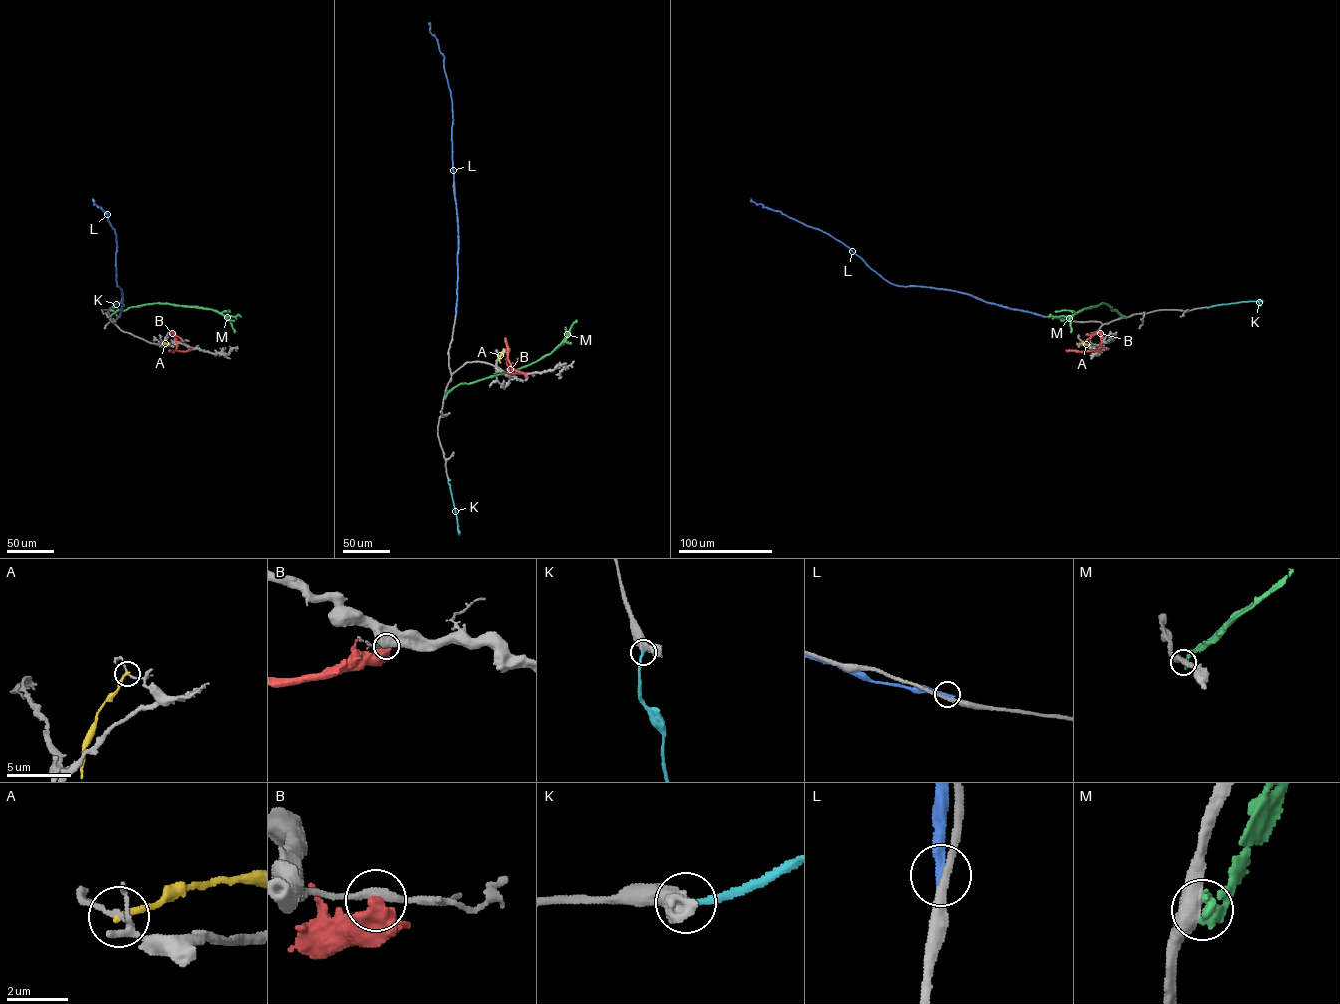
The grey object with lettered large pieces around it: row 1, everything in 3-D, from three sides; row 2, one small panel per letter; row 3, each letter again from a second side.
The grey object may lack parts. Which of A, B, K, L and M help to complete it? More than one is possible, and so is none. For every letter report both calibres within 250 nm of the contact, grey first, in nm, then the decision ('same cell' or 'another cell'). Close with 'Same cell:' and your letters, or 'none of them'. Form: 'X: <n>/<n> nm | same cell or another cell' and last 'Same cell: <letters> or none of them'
A: 160/200 nm | another cell
B: 340/700 nm | another cell
K: 340/220 nm | same cell
L: 260/300 nm | another cell
M: 500/420 nm | another cell
Same cell: K

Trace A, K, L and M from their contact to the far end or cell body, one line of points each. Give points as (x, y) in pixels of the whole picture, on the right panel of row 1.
A: (1077, 344), (1091, 345)
K: (1208, 307), (1263, 301)
L: (1041, 315), (987, 303), (954, 291), (890, 283), (829, 234), (757, 204), (751, 199)
M: (1126, 317), (1104, 303), (1071, 316), (1048, 316)

